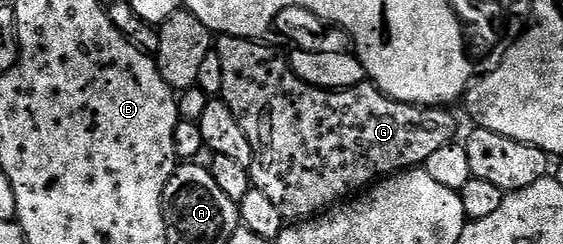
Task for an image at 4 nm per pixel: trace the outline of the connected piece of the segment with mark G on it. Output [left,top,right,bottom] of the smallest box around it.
[215,36,457,222]

